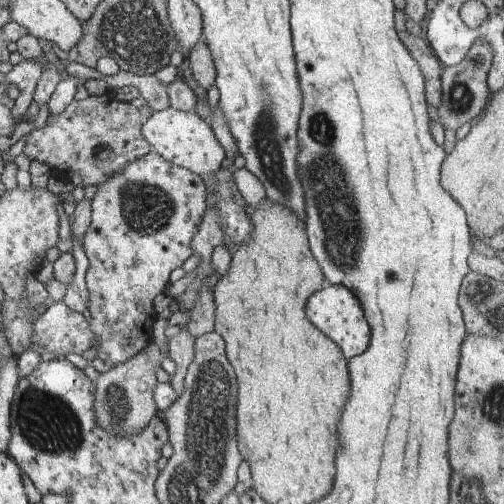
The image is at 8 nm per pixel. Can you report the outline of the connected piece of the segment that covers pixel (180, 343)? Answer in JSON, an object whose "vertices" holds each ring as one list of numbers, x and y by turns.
{"vertices":[[186,329,170,339,169,357,176,364,176,370,171,376,170,386,174,388,174,392,178,396,184,390,184,378,186,376,188,366,194,360,195,338,190,336]]}

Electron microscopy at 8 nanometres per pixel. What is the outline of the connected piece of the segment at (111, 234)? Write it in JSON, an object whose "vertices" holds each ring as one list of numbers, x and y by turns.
{"vertices":[[151,150,98,185,98,192,92,200,90,226,84,234,83,250,89,261,85,282,91,314,88,324,94,336,91,346,98,352,98,358,108,366,125,363,152,341,152,324,156,318,154,298,169,286,171,272,182,267,193,254,192,238,198,232,208,208,205,184,205,177,170,163,157,151]]}

